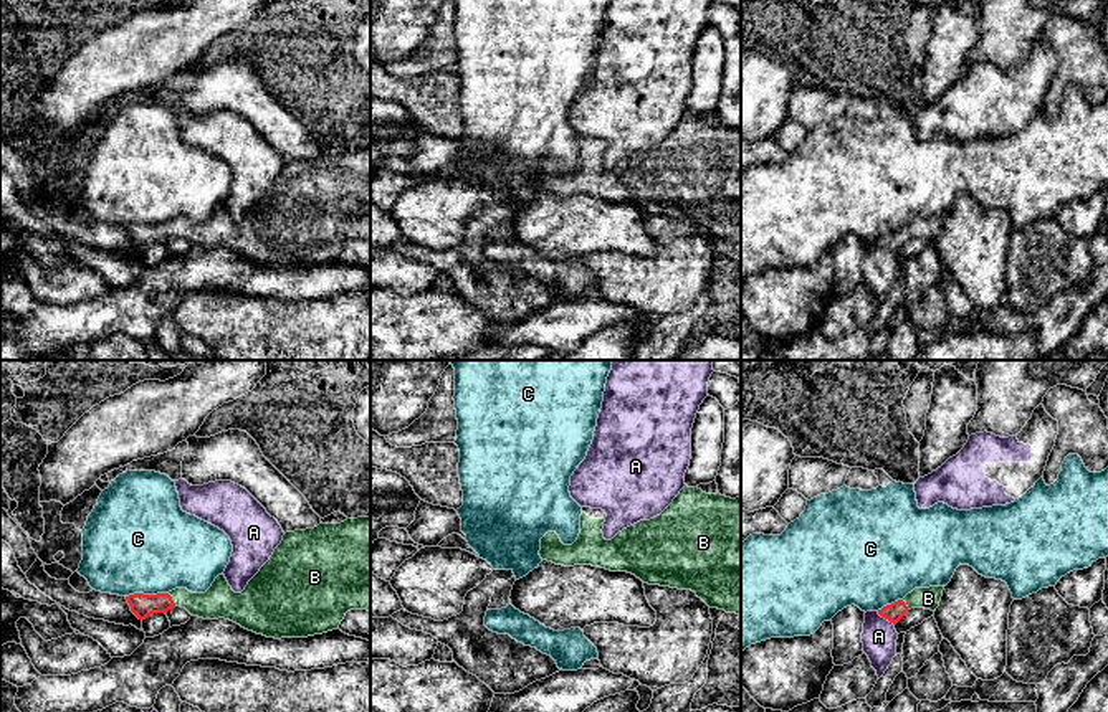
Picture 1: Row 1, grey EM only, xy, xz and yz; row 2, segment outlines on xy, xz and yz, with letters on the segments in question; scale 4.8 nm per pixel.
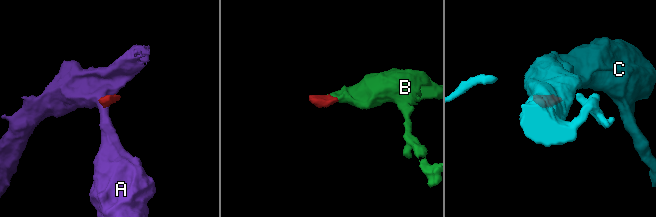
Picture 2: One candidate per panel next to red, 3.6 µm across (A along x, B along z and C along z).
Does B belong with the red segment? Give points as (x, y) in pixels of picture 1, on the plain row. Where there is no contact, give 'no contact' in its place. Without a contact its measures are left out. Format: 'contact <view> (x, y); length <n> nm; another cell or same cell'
contact xy (172, 230); length 80 nm; same cell

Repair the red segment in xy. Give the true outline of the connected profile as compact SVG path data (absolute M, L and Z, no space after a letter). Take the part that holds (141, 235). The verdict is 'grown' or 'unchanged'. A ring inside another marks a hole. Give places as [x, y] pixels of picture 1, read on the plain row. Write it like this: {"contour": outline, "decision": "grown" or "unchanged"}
{"contour": "M370 145L347 149L341 154L321 152L314 159L286 162L270 190L241 223L235 223L225 205L218 205L205 223L175 218L157 225L134 223L126 230L139 249L180 236L192 246L225 248L275 269L308 268L339 259L347 241L370 241Z", "decision": "grown"}

